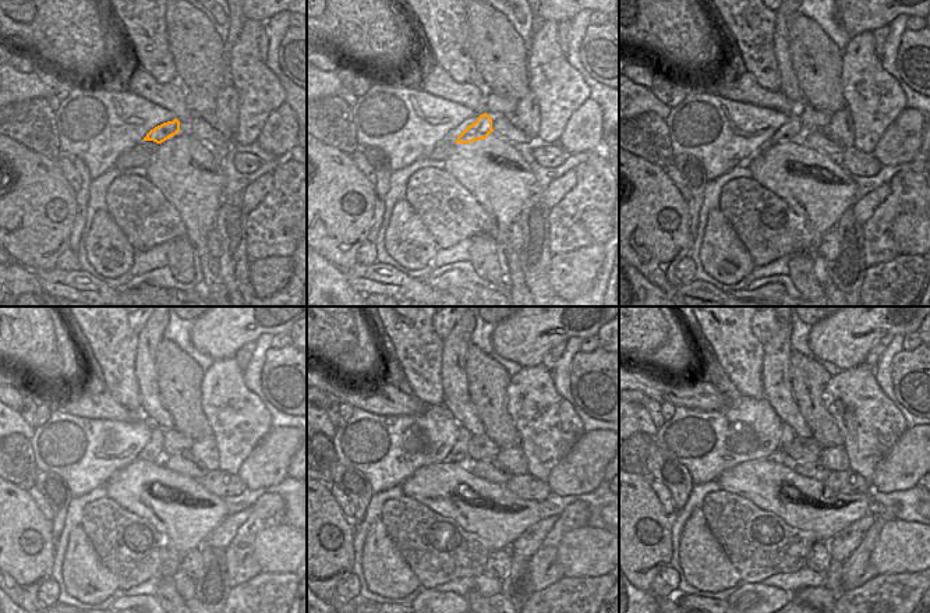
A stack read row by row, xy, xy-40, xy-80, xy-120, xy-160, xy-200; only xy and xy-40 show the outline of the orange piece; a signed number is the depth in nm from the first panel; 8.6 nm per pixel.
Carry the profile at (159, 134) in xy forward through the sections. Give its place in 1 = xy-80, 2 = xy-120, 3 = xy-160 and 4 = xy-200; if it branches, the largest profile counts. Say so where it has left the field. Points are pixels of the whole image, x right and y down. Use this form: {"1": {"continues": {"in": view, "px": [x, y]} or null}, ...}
{"1": {"continues": {"in": "xy-80", "px": [792, 130]}}, "2": {"continues": {"in": "xy-120", "px": [154, 450]}}, "3": {"continues": {"in": "xy-160", "px": [460, 452]}}, "4": {"continues": {"in": "xy-200", "px": [777, 456]}}}

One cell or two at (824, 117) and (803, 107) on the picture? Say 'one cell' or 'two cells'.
one cell

